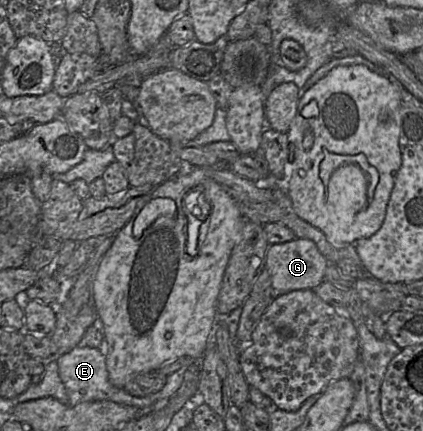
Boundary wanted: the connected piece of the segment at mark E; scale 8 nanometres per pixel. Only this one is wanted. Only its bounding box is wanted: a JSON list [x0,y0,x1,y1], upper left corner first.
[54,346,187,408]

